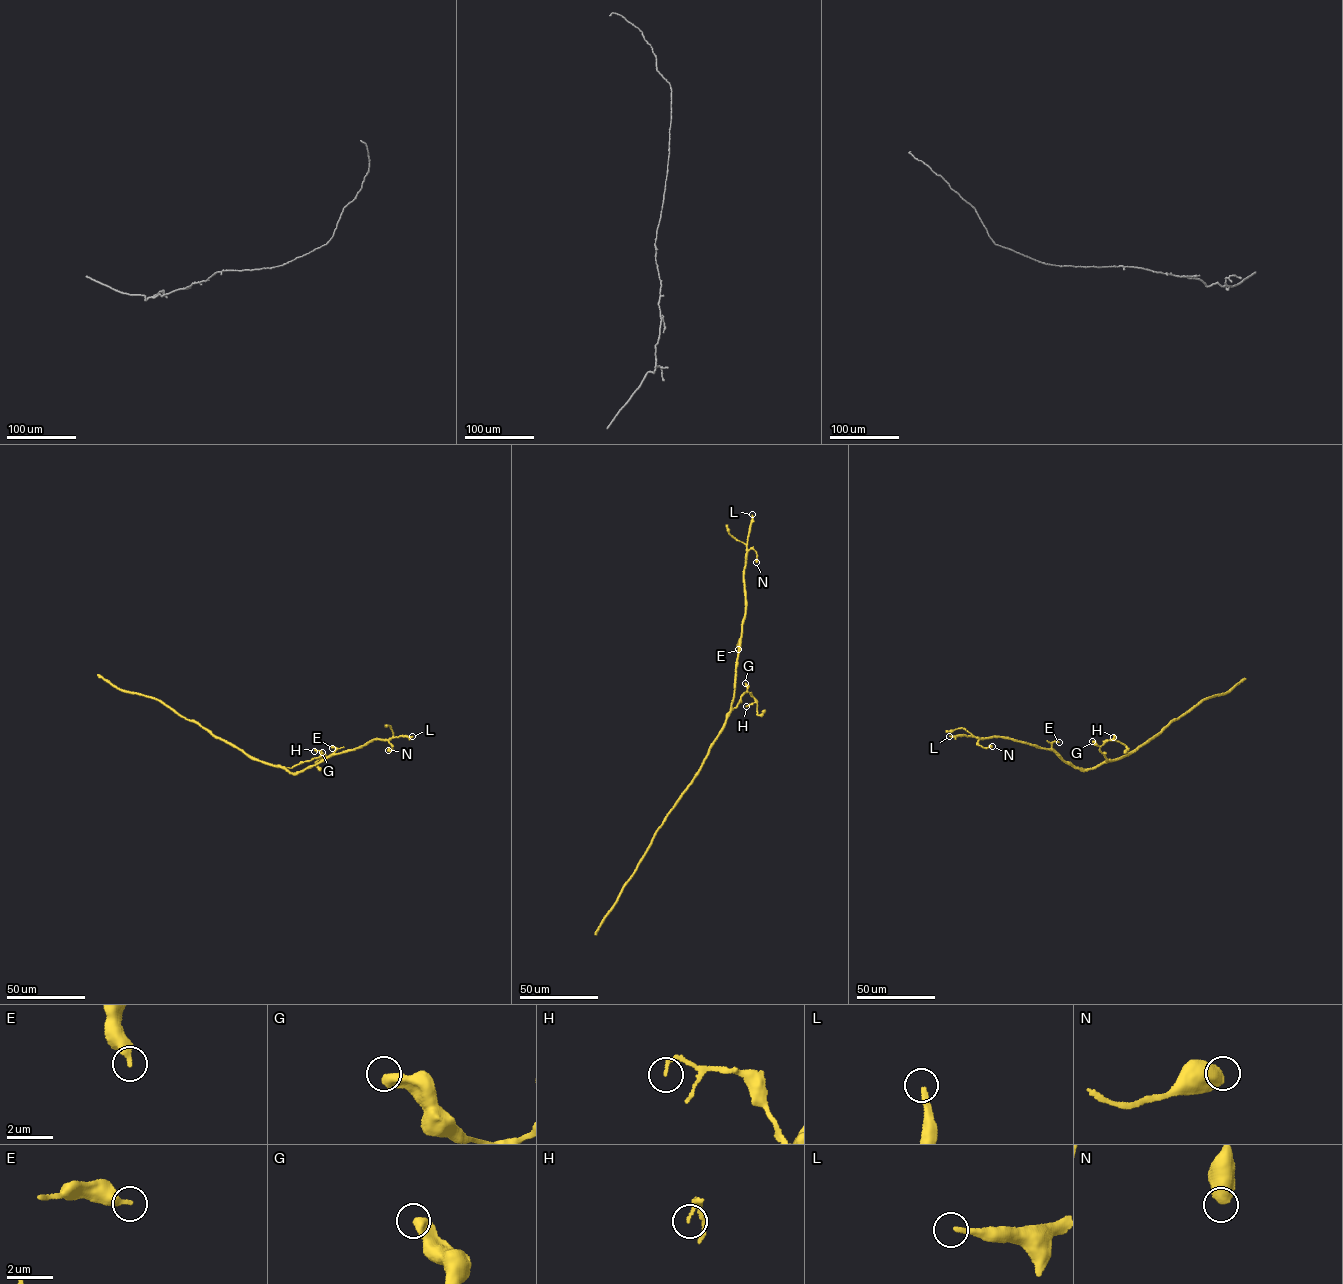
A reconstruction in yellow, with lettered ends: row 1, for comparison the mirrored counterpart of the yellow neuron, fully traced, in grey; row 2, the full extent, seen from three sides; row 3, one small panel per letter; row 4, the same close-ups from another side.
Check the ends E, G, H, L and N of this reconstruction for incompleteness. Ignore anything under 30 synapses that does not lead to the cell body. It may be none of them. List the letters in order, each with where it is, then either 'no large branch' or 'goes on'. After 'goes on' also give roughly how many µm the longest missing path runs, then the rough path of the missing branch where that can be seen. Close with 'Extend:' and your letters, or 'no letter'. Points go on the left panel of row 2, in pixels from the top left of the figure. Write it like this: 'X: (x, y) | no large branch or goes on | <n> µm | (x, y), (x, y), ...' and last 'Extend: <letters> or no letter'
E: (332, 748) | no large branch
G: (322, 752) | no large branch
H: (314, 751) | no large branch
L: (412, 736) | goes on | 550 µm
N: (388, 750) | no large branch
Extend: L

